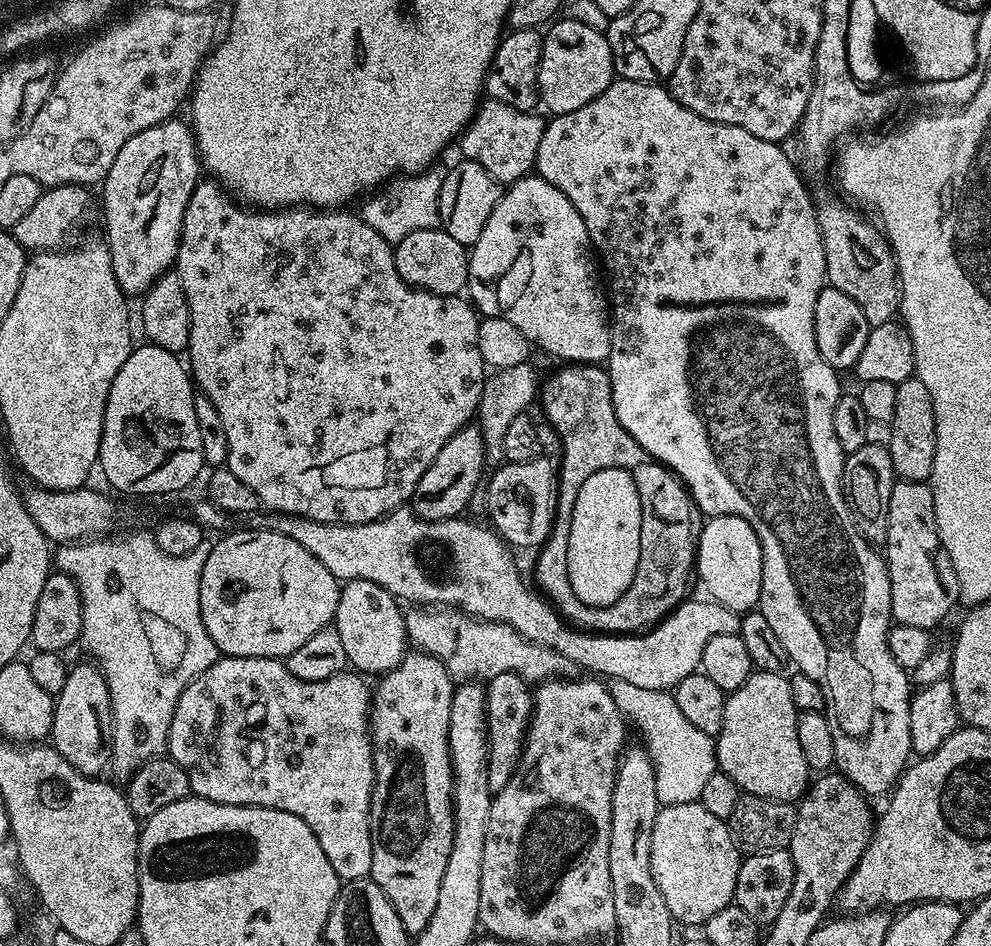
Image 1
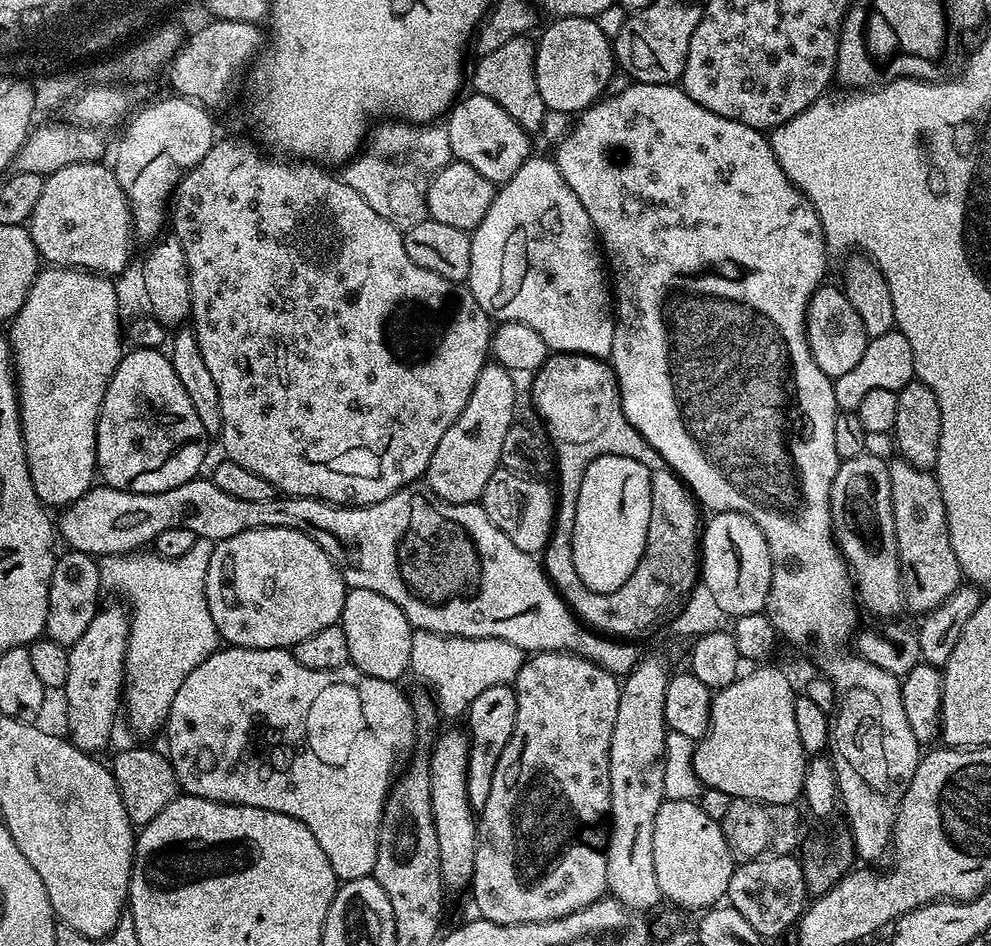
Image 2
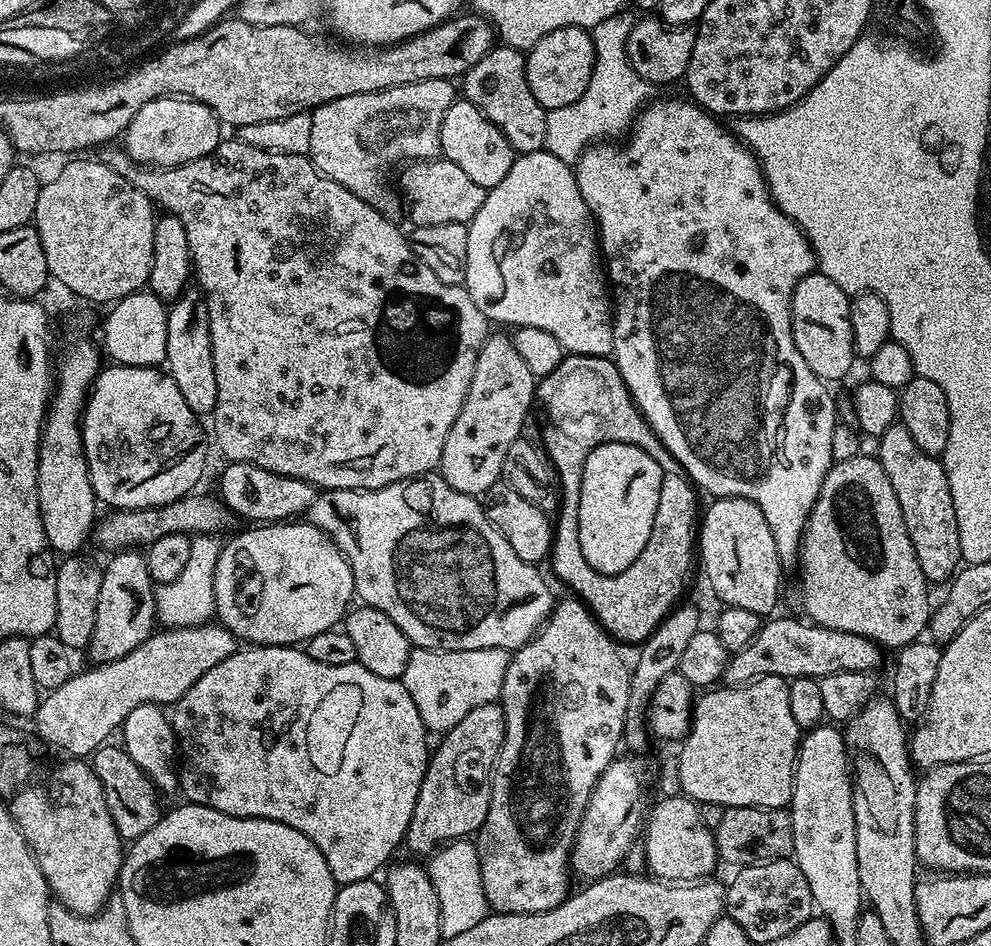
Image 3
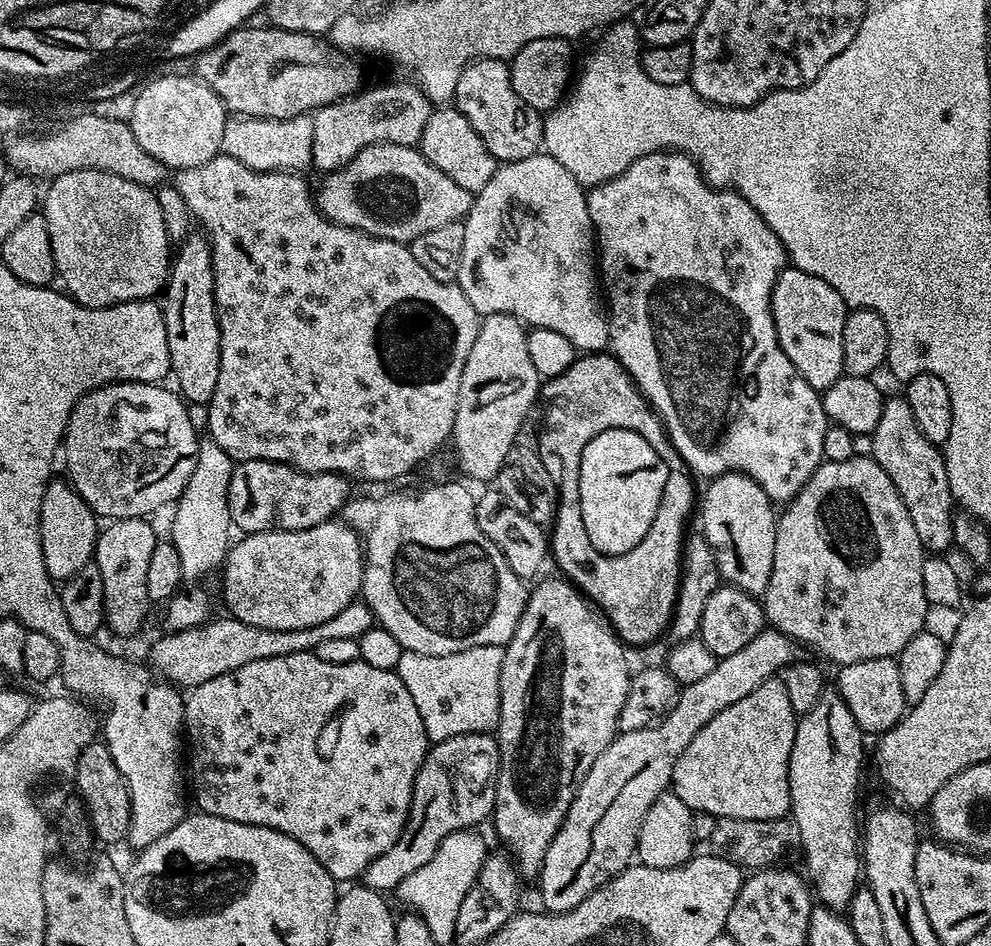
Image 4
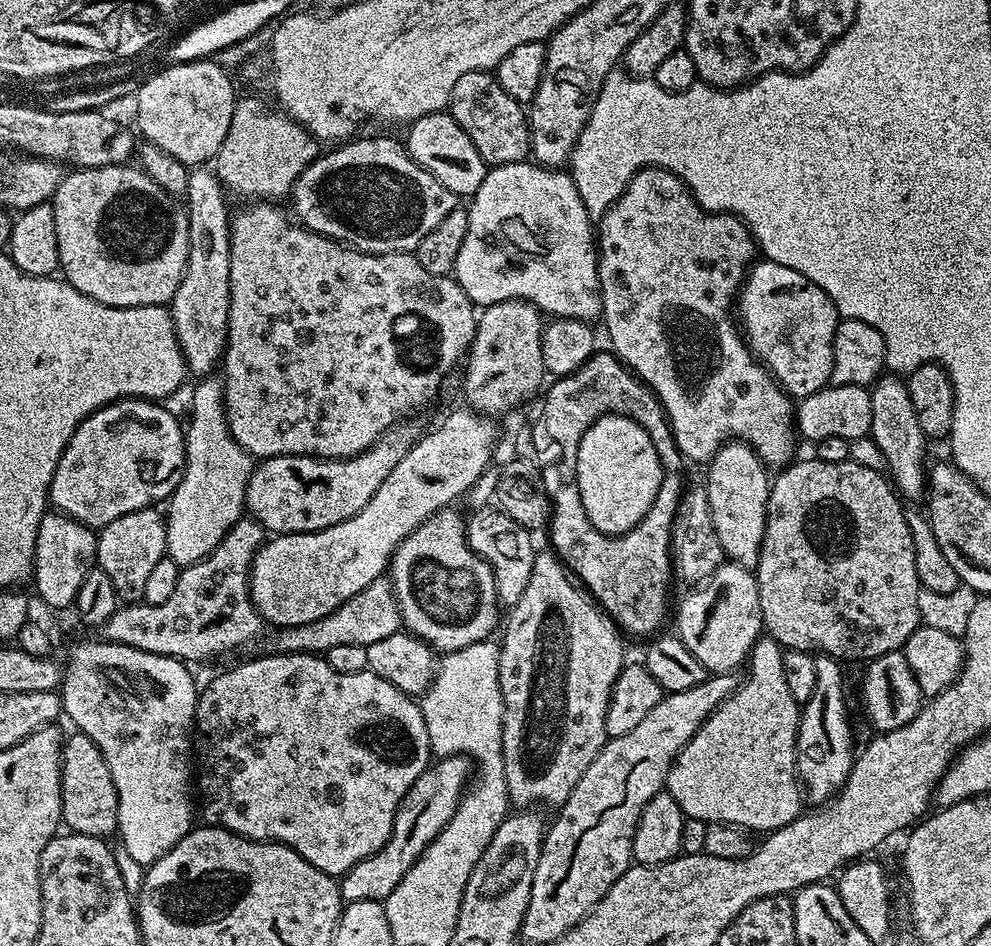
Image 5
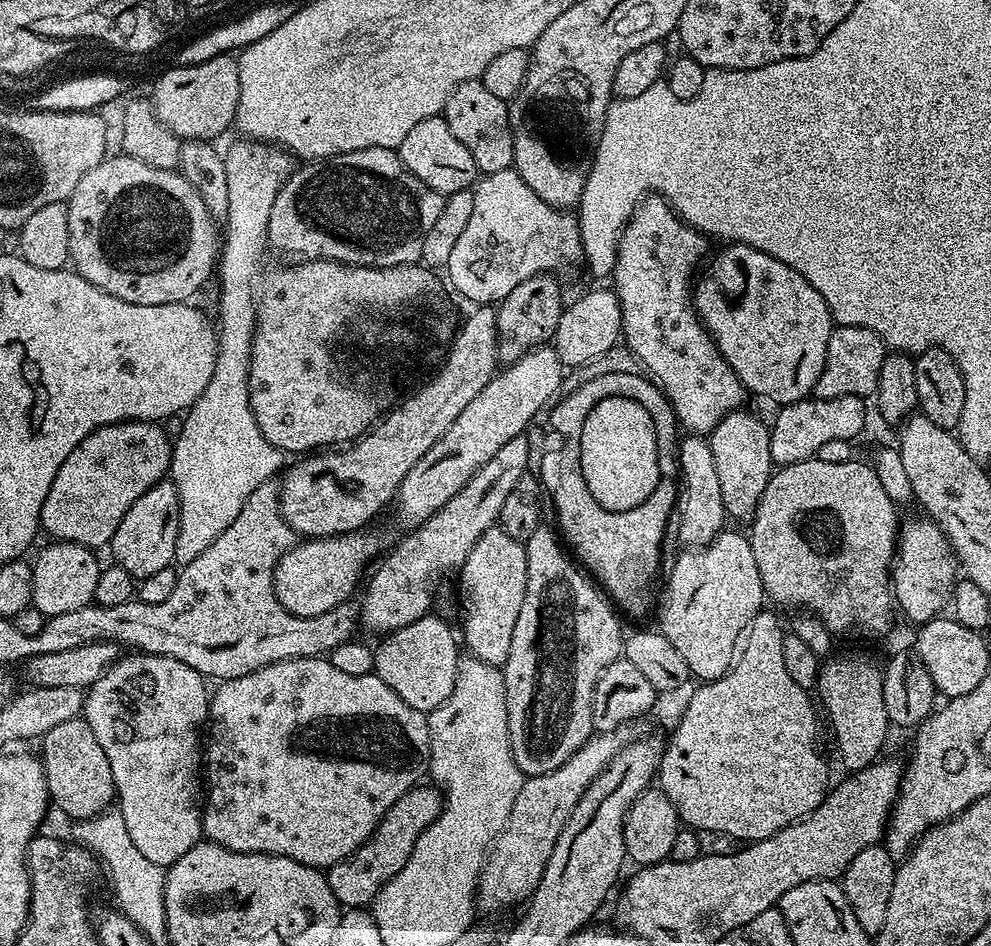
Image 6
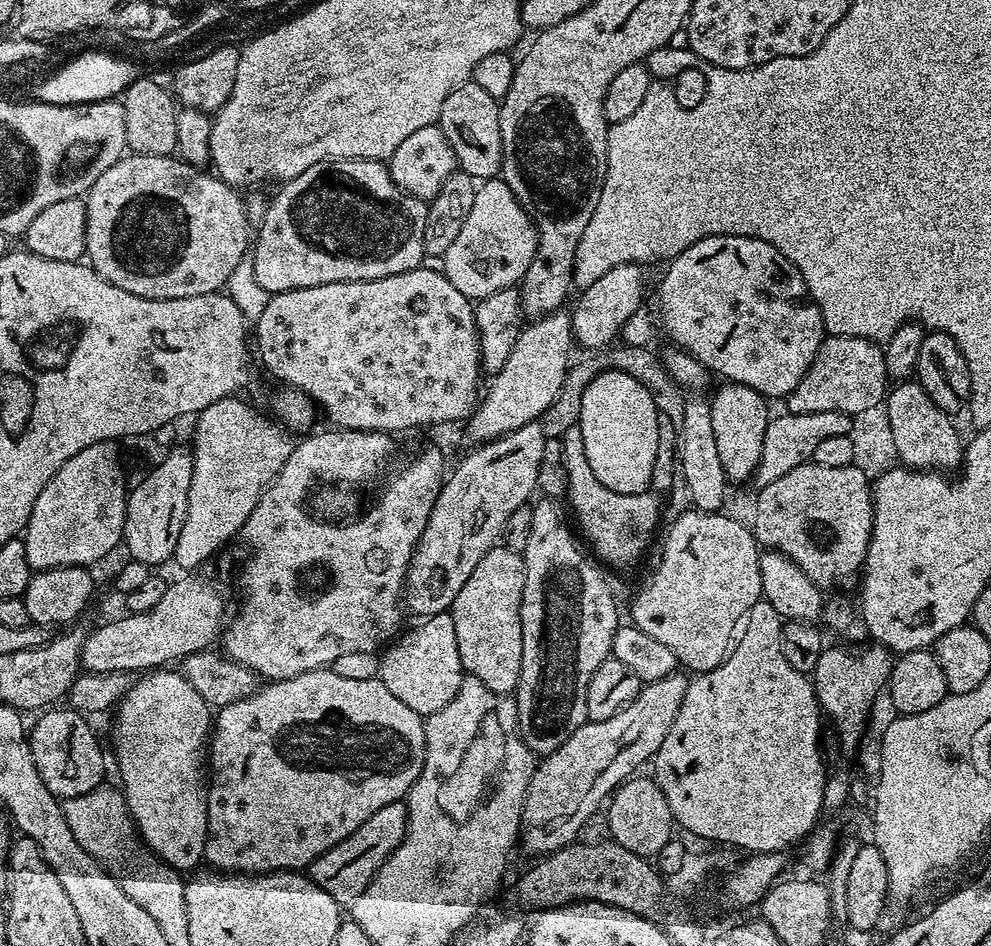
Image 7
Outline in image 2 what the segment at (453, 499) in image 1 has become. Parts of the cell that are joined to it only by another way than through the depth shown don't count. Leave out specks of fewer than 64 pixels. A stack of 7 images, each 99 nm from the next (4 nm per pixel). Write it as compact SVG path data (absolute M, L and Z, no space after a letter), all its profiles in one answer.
M495 362L485 364L482 374L478 374L466 410L462 410L454 426L442 434L442 442L438 442L438 450L434 450L434 458L430 458L430 466L422 477L423 483L428 483L427 491L437 501L475 504L483 497L490 474L501 467L502 442L506 442L506 432L514 423L512 411L516 408L516 384L512 380L515 380L513 373Z

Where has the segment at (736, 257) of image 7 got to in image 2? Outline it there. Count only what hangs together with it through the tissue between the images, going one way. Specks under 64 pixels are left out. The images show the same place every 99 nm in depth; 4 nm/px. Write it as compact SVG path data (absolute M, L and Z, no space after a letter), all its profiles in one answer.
M828 287L817 288L816 293L810 298L804 329L808 335L810 354L814 354L814 362L818 362L818 370L822 370L830 378L835 378L846 374L846 370L854 370L854 366L862 362L862 354L870 337L864 328L862 318L858 318L858 310L850 306L843 287Z

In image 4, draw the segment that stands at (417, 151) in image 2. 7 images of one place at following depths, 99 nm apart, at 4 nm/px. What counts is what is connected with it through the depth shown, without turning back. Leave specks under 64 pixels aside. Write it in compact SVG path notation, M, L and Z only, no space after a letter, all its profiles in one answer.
M403 83L378 86L370 90L366 88L346 100L339 100L317 109L312 119L314 137L311 146L311 165L314 168L317 167L321 171L320 173L327 174L344 167L368 145L386 143L415 147L429 122L434 106L420 88L413 84Z

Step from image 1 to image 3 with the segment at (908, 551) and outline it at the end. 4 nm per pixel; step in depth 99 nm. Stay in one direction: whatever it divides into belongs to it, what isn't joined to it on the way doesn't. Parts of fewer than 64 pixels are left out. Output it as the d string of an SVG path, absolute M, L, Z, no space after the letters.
M899 422L879 436L878 444L878 459L882 470L886 470L886 478L890 478L890 486L894 486L898 506L902 506L906 530L910 534L910 542L914 542L914 554L918 554L918 566L922 566L922 574L929 582L943 585L951 581L962 564L958 518L954 518L954 498L950 494L950 482L943 463L926 454L926 450L921 450L918 442L910 438L910 430Z

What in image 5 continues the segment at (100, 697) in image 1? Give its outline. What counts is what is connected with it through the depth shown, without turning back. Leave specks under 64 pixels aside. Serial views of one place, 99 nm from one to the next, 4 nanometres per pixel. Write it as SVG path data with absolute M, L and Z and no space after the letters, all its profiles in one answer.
M155 507L134 510L130 514L122 514L122 518L114 518L114 522L99 529L96 538L96 564L110 578L121 601L139 601L154 566L166 558L168 525L165 513L156 511L160 510Z

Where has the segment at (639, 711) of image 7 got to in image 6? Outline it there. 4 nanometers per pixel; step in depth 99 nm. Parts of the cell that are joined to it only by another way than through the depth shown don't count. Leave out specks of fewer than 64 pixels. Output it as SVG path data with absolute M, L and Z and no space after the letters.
M624 724L609 732L596 732L569 760L558 766L558 770L525 779L522 790L518 790L518 798L514 798L508 824L492 841L484 869L480 871L476 906L481 913L504 912L515 904L523 905L531 900L532 891L546 870L546 862L550 854L554 854L554 842L558 842L558 834L562 834L574 806L578 806L582 794L586 794L601 770L637 739L638 732L634 729L632 724Z

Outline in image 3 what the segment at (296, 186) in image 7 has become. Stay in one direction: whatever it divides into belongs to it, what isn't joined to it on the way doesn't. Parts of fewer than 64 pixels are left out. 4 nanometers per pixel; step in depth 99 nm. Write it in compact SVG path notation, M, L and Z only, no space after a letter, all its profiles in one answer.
M437 158L408 162L403 168L398 188L401 193L408 192L406 214L408 210L413 225L438 226L442 222L467 224L474 218L474 214L478 214L478 210L482 210L486 189L478 186L478 182L472 181L458 166L454 166L454 162Z

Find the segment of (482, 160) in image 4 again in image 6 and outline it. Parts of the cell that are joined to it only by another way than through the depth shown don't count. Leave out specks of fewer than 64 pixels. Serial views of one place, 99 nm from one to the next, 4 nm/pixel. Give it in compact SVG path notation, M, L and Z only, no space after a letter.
M443 115L426 118L426 122L418 122L406 138L402 138L398 149L400 161L414 174L414 178L421 180L426 186L438 190L442 195L449 196L463 188L472 188L477 183L478 173L474 154L454 138L450 126L446 126Z

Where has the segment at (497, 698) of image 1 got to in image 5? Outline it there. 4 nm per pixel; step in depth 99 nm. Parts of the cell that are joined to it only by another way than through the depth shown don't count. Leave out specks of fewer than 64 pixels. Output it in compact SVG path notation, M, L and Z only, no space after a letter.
M466 756L439 757L427 770L406 790L402 802L396 811L394 826L386 846L370 858L355 864L351 870L339 877L340 899L344 902L366 902L367 900L385 901L402 882L406 870L418 862L418 858L442 834L442 830L454 818L465 791L474 775L474 764Z

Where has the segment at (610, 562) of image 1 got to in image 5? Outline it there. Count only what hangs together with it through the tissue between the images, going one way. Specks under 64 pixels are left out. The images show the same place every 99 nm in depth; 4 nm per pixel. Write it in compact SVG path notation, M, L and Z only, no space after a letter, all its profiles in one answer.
M615 414L598 417L586 430L586 434L582 434L582 442L578 446L576 477L580 501L582 506L586 506L586 518L590 518L590 522L594 522L596 529L604 533L605 537L629 532L650 510L654 498L660 495L660 483L665 471L650 434L638 422L628 416Z

